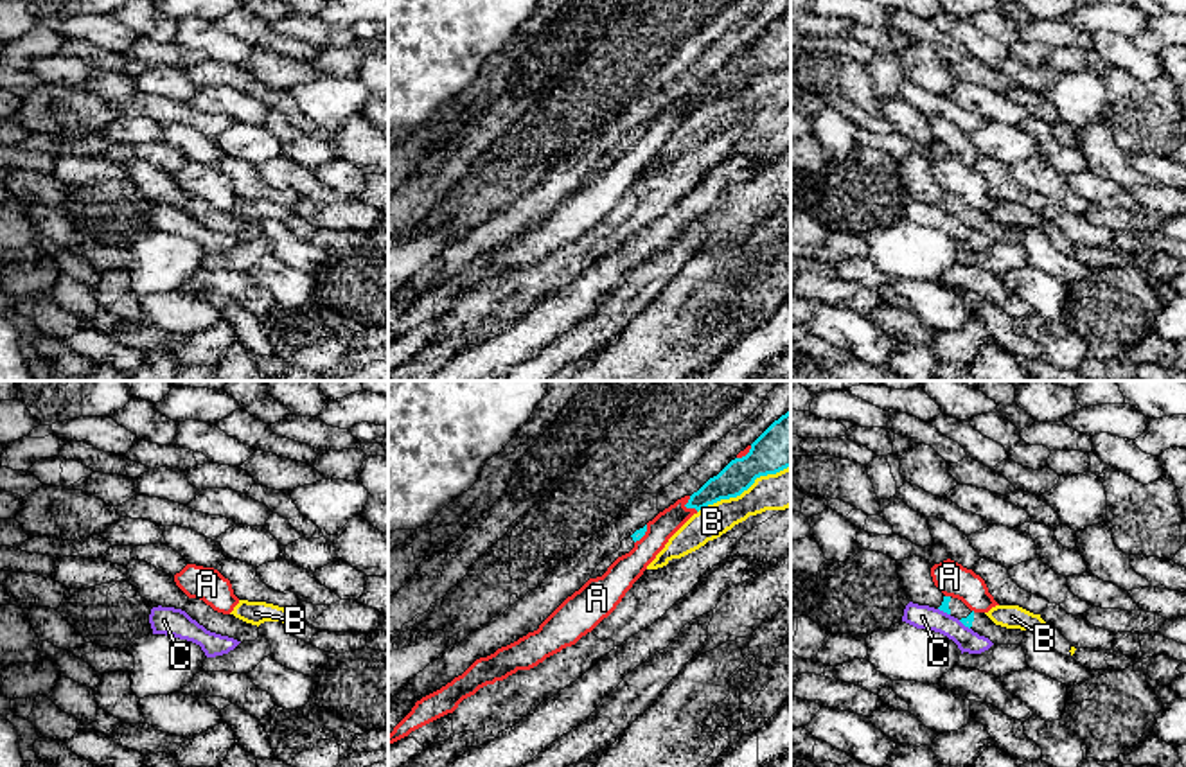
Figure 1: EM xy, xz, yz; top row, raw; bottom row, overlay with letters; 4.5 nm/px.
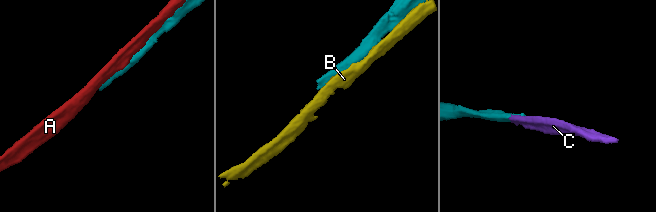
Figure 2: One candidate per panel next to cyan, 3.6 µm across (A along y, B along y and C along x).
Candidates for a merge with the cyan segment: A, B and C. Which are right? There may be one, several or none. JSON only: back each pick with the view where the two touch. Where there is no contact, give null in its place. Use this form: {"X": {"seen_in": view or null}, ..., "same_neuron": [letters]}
{"same_neuron": []}

